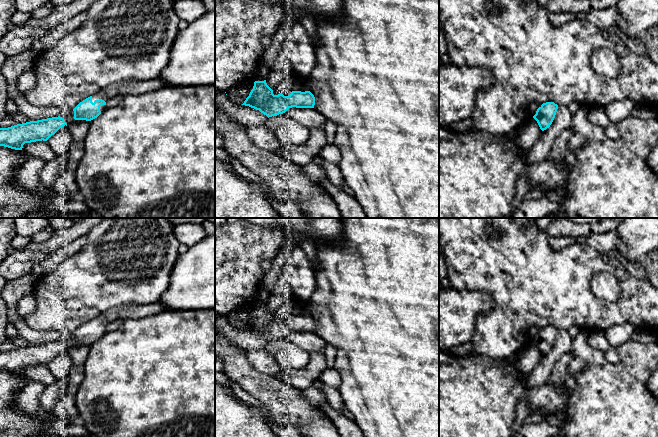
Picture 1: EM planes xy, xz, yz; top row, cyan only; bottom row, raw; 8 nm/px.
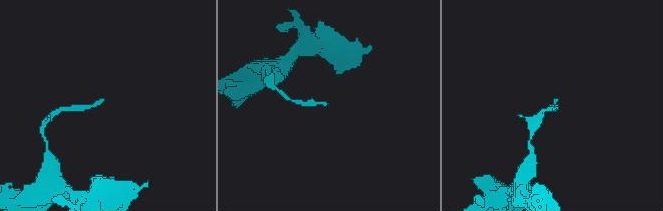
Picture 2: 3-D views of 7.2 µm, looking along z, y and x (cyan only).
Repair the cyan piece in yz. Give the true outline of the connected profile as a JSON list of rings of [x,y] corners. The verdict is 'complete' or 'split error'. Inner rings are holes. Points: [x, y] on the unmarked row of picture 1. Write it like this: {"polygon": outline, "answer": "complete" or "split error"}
{"polygon": [[[554,326],[543,327],[536,335],[536,338],[533,342],[537,345],[540,353],[542,355],[546,354],[552,348],[558,329]]], "answer": "complete"}

